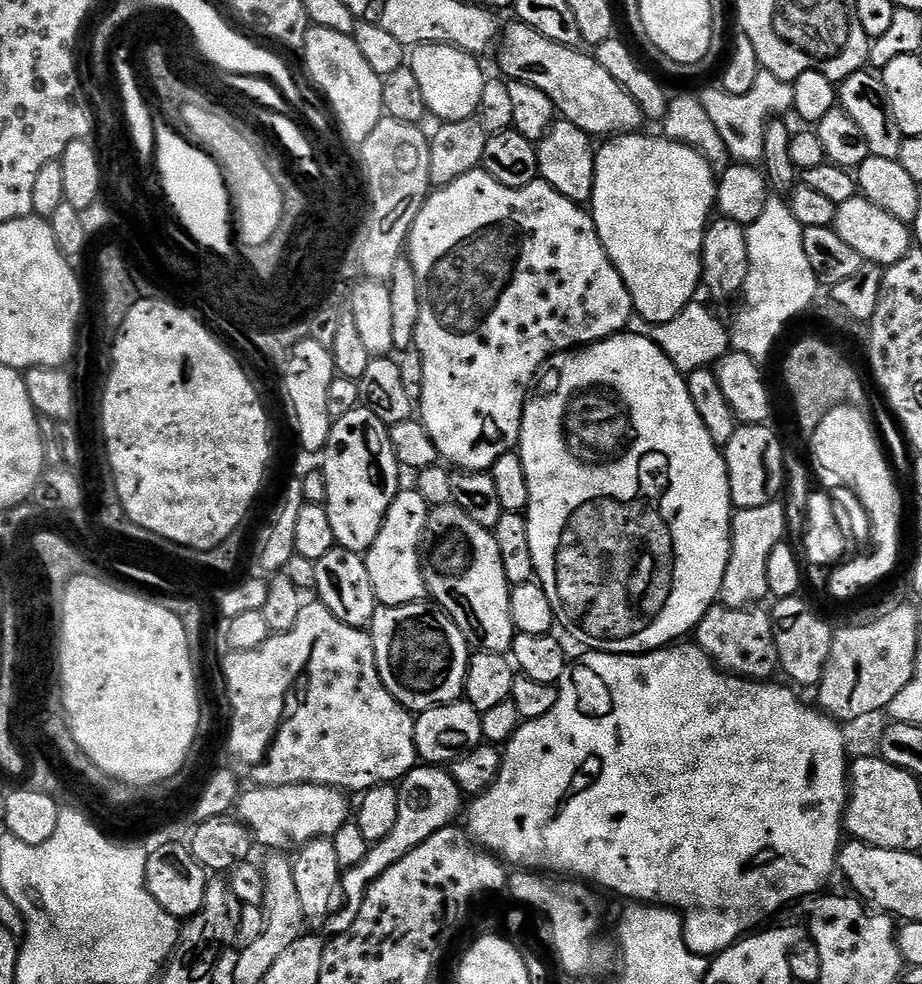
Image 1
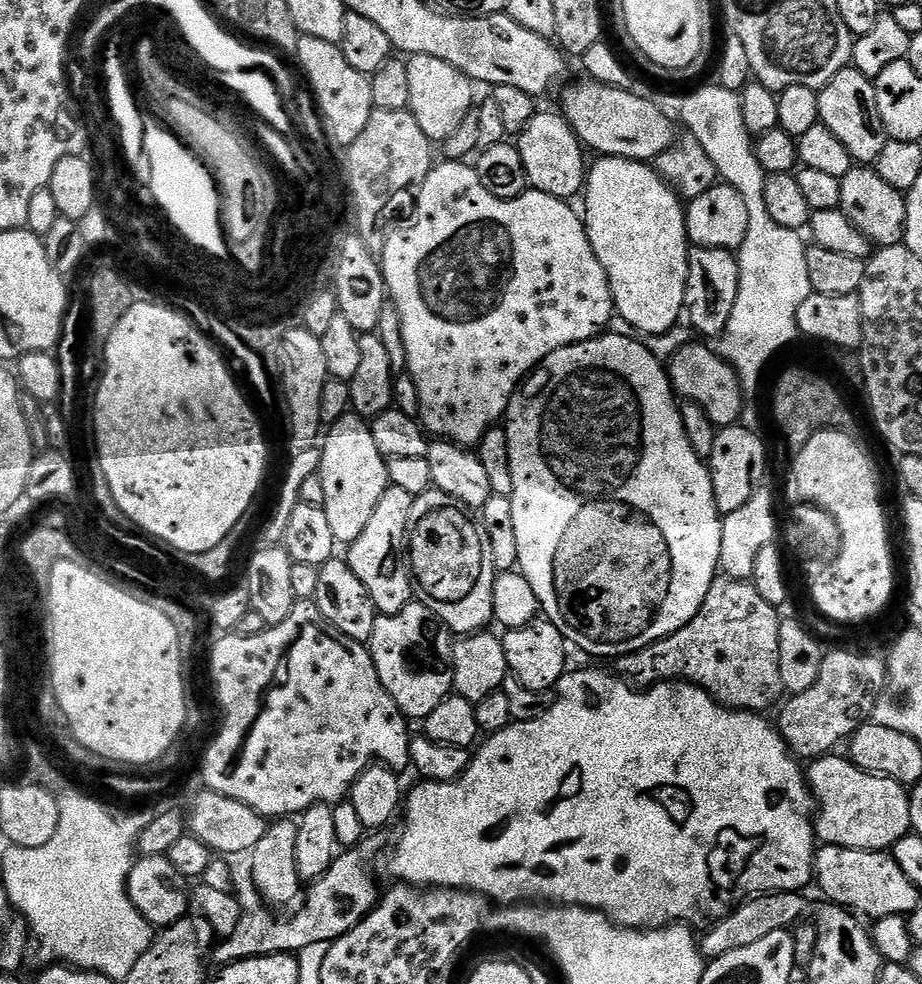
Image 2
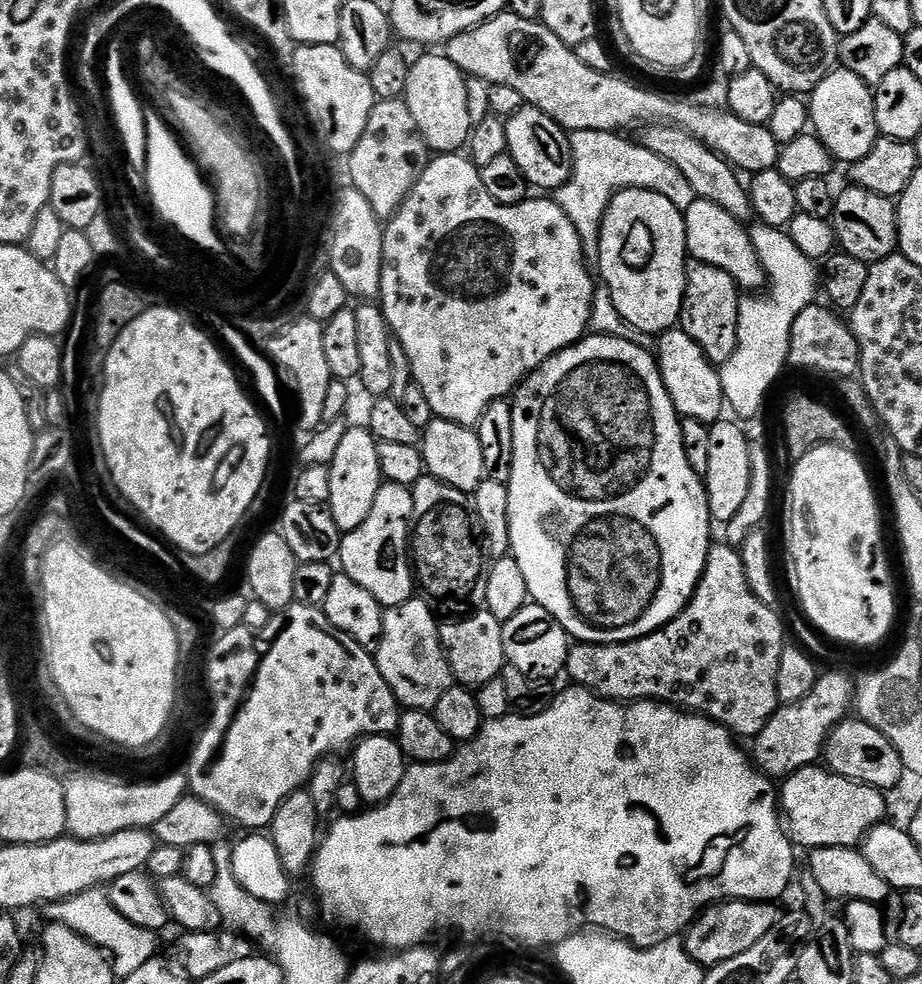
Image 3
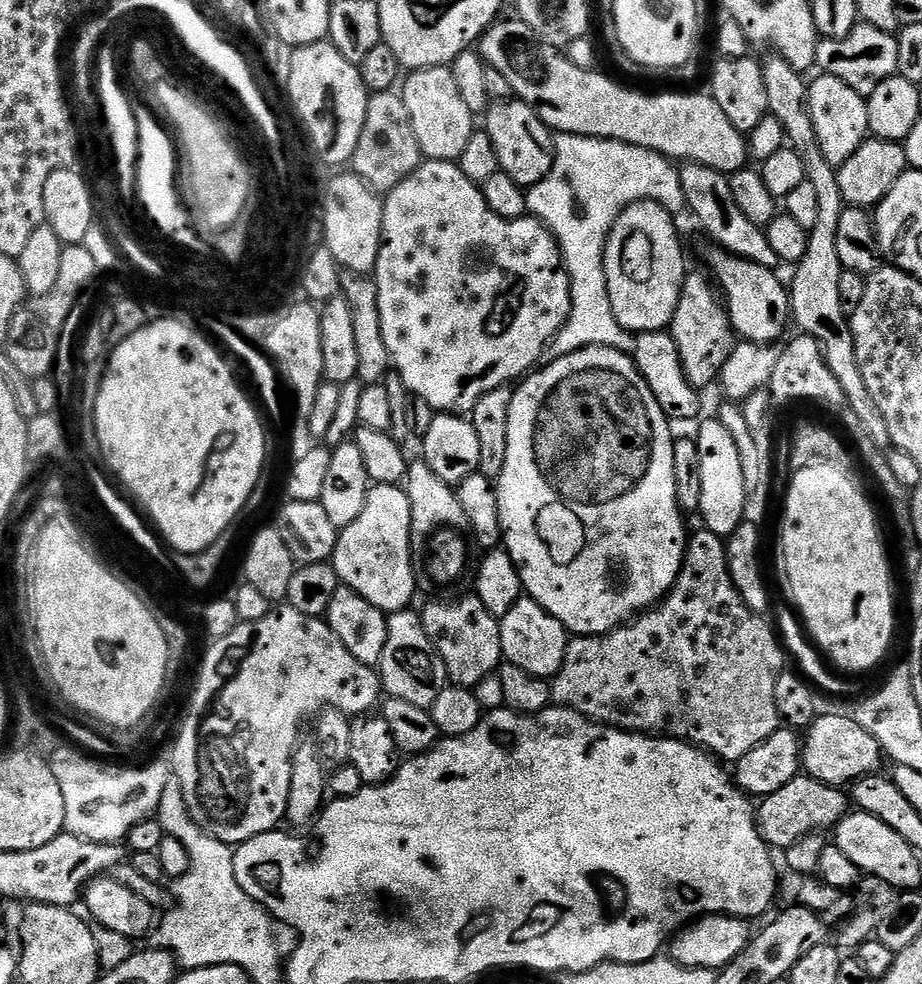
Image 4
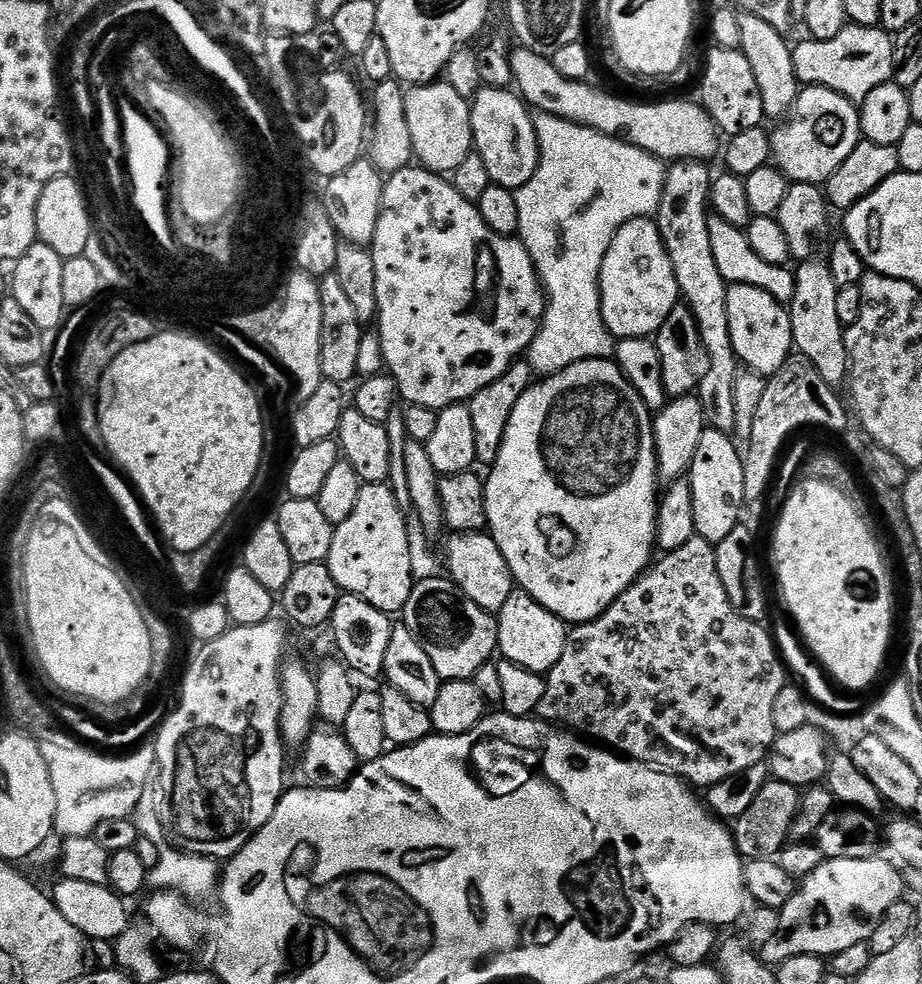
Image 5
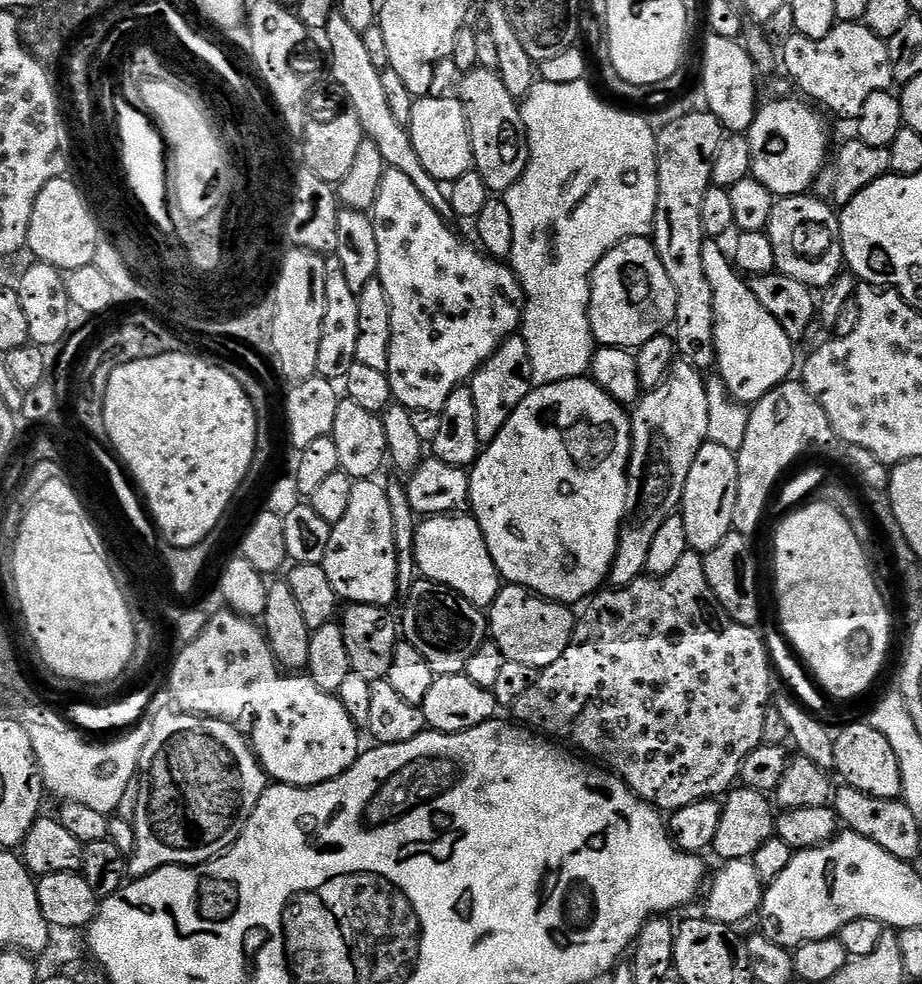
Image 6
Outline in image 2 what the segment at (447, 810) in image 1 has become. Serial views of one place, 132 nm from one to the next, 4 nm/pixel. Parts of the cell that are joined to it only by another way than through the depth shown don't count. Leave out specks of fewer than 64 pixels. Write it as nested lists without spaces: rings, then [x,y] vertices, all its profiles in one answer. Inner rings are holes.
[[[371,838],[361,840],[354,848],[341,851],[330,870],[307,885],[302,896],[304,905],[293,916],[271,916],[268,912],[242,915],[232,936],[223,937],[221,944],[211,949],[211,963],[213,960],[216,966],[223,966],[255,956],[271,956],[274,952],[299,954],[306,946],[314,946],[314,942],[331,944],[333,940],[342,938],[354,930],[354,926],[358,926],[358,922],[362,922],[378,903],[376,872],[372,867],[379,852],[379,842]]]

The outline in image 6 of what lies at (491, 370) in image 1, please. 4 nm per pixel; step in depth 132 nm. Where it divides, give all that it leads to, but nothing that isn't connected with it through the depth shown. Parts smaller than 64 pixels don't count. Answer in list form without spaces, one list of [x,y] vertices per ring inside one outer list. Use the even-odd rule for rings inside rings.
[[[388,168],[382,178],[382,186],[378,186],[378,198],[376,204],[370,210],[372,221],[374,222],[374,235],[378,237],[378,279],[386,290],[386,298],[390,302],[390,362],[388,363],[388,381],[392,391],[392,399],[395,403],[401,404],[404,408],[417,412],[426,410],[427,412],[441,412],[446,406],[446,398],[454,394],[454,390],[467,385],[471,381],[473,374],[492,357],[494,350],[502,346],[502,342],[507,336],[513,335],[521,327],[524,314],[524,291],[520,288],[520,280],[507,263],[492,259],[479,247],[471,248],[468,244],[463,244],[458,237],[452,233],[452,224],[442,219],[438,210],[422,198],[422,190],[402,174],[402,170]]]

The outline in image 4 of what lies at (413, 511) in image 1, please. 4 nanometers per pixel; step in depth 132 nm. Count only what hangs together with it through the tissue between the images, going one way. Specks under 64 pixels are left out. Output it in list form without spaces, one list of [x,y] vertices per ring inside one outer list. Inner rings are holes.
[[[377,484],[369,487],[368,497],[366,498],[366,506],[362,506],[362,514],[358,514],[358,518],[354,518],[354,522],[350,522],[350,526],[339,529],[336,537],[336,552],[330,561],[333,568],[340,576],[340,583],[345,588],[352,588],[358,594],[362,594],[362,598],[366,598],[366,602],[370,602],[374,606],[378,606],[385,614],[405,611],[409,607],[408,604],[412,600],[412,595],[417,595],[416,571],[412,568],[412,511],[410,510],[410,498],[407,491],[403,487],[395,484]]]

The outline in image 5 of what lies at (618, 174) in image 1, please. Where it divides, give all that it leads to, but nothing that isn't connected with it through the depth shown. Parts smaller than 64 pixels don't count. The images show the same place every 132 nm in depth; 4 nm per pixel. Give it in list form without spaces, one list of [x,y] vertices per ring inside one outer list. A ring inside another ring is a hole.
[[[655,219],[626,222],[616,231],[600,267],[600,309],[613,337],[655,337],[662,322],[670,318],[670,310],[681,300],[678,278],[674,278],[674,266]]]

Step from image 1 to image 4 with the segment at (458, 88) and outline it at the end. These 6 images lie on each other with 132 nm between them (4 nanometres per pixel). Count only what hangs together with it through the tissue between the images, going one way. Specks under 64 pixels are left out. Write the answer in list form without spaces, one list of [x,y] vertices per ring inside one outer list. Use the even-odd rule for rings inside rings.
[[[451,67],[409,71],[402,80],[402,95],[406,110],[410,110],[410,122],[414,126],[414,138],[418,138],[421,157],[459,161],[462,149],[466,147],[466,142],[470,142],[474,131],[474,113],[466,110],[466,101],[454,82]]]

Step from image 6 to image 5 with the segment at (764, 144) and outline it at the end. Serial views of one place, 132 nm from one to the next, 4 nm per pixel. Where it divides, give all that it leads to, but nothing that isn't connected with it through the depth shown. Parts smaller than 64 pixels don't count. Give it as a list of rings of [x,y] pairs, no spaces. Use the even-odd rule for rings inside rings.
[[[817,84],[801,87],[791,112],[770,132],[772,160],[789,181],[798,184],[827,185],[830,174],[846,162],[862,139],[860,109],[842,94]]]

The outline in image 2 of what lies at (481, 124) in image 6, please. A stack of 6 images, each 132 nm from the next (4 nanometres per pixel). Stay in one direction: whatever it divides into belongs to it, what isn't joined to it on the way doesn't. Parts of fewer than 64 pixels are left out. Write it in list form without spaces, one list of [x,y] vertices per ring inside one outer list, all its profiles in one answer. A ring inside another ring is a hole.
[[[537,111],[535,118],[525,126],[518,136],[518,147],[522,154],[522,162],[526,166],[528,183],[535,191],[545,192],[551,196],[557,196],[559,200],[571,201],[572,196],[579,197],[586,187],[586,163],[584,164],[585,149],[576,136],[576,131],[568,125],[559,111]]]

